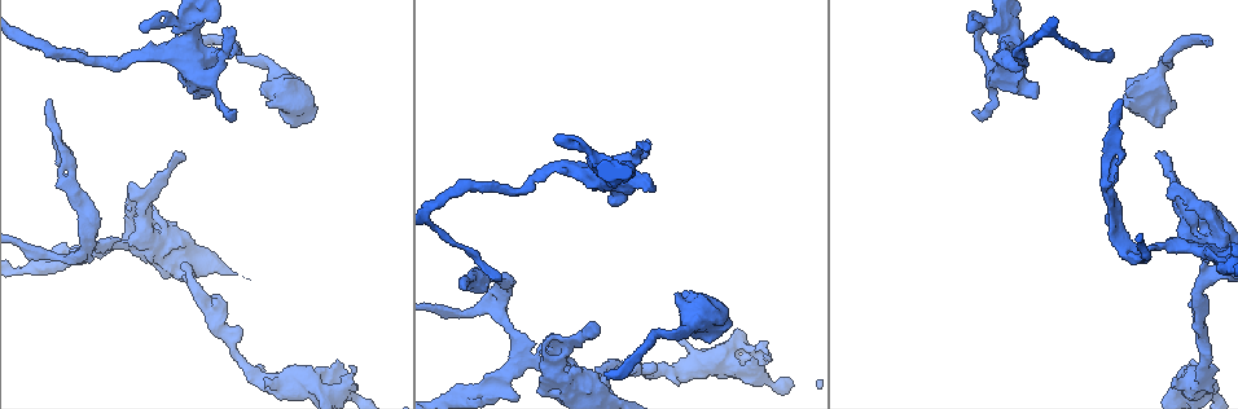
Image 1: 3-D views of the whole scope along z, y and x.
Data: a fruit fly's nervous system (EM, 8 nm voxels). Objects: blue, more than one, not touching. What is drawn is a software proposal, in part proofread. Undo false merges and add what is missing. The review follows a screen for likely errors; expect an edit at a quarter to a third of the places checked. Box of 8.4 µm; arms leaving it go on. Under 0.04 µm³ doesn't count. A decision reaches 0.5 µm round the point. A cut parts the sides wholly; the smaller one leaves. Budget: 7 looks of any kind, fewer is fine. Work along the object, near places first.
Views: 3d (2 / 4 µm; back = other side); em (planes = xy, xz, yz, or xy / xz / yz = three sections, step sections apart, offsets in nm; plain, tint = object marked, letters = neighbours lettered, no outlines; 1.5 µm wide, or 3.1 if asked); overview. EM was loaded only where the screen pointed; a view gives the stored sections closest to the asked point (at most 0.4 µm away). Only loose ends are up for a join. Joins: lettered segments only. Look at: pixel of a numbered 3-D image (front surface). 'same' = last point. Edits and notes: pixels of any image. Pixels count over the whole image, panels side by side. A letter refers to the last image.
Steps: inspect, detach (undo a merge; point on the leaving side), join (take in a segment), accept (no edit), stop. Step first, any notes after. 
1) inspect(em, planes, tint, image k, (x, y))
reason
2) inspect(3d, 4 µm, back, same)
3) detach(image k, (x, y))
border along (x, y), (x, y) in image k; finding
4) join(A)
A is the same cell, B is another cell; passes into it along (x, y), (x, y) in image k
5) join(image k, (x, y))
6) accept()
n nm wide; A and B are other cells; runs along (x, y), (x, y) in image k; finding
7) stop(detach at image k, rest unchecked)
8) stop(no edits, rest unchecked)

inspect(em, planes, letters, image 1, (593, 325))
free end

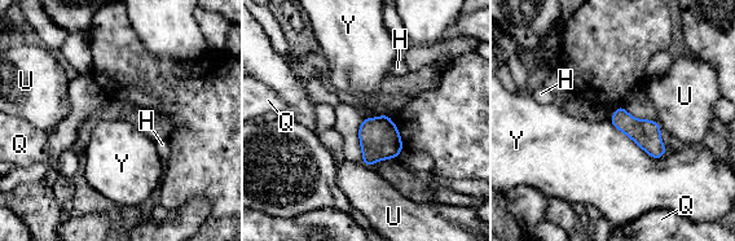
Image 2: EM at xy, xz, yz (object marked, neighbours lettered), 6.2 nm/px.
accept()
H, Q, U and Y are other cells; border along (608, 121), (650, 156), (665, 153) in image 2; no lettered segment goes on from it

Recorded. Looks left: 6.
inspect(em, planes, letters, image 1, (499, 281))
tapers out

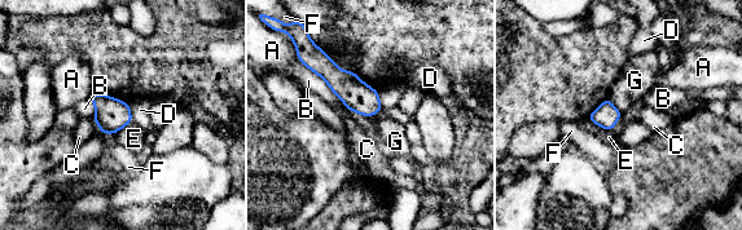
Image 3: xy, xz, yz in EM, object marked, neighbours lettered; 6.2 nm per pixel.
accept()
A, B, C, D, E, F and G are other cells; border along (609, 98), (620, 113) in image 3; no lettered segment goes on from it

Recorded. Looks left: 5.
inspect(em, xy, step 8, letters, image 1, (611, 202))
an open end

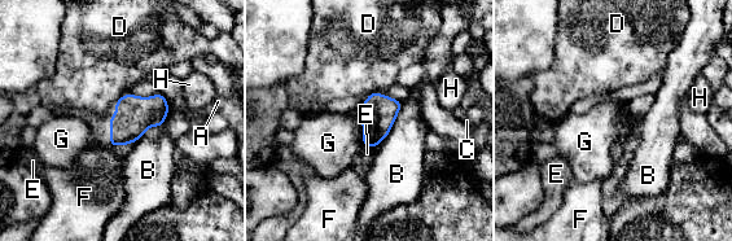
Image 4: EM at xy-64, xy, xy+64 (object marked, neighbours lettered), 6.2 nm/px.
accept()
B touches over 320 nm; A, B, C, D, E, F, G and H are other cells; none of them fits

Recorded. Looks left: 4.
stop(no edits, rest unchecked)

